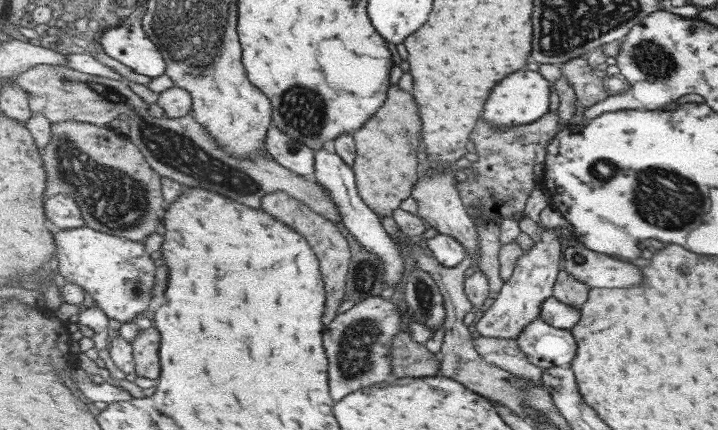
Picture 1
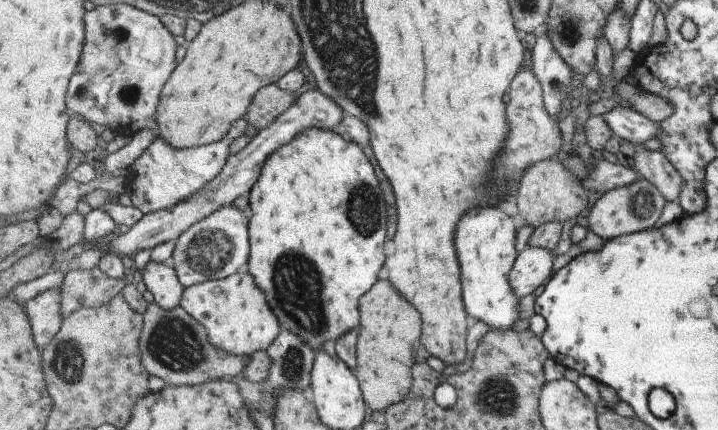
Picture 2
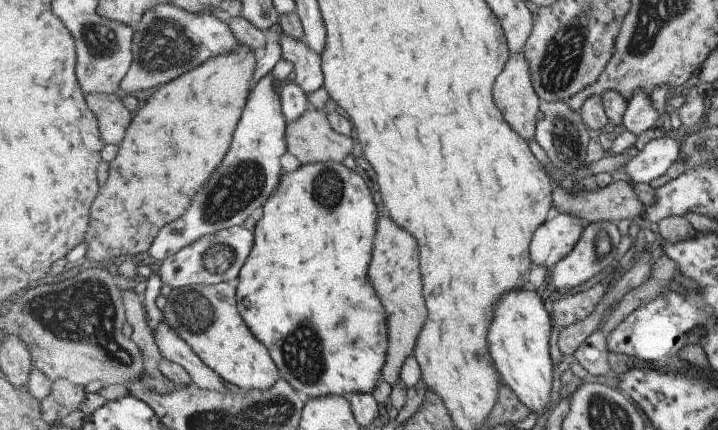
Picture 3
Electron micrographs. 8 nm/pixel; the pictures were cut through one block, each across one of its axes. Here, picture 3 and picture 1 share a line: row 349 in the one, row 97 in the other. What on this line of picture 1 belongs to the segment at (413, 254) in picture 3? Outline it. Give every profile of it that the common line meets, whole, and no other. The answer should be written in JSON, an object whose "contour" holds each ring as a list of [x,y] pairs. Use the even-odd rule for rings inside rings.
{"contour":[[[395,84],[391,86],[389,102],[385,102],[385,106],[363,128],[352,133],[357,151],[353,170],[356,173],[358,190],[365,203],[381,218],[392,216],[412,196],[413,189],[416,188],[423,130],[419,106],[413,94]]]}

